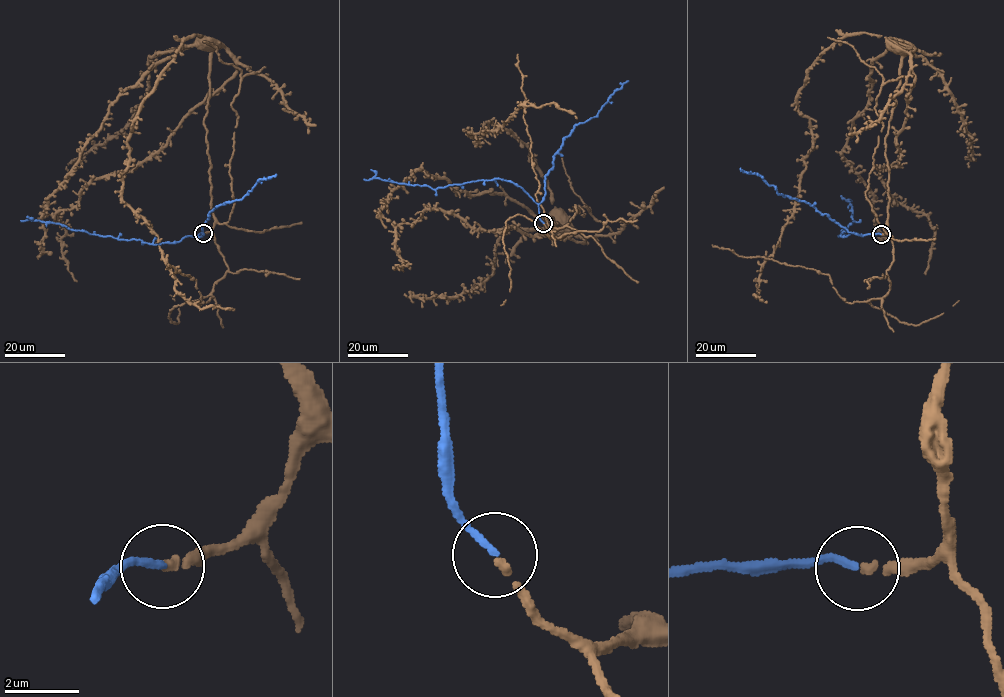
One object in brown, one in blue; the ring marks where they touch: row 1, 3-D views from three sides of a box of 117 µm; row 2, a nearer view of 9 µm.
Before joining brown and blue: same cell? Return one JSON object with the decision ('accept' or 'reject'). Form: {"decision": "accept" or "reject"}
{"decision": "accept"}

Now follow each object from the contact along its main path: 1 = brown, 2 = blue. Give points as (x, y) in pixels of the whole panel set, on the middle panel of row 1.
1: (543, 223), (583, 242), (477, 230), (426, 209), (396, 227), (397, 268), (411, 264)
2: (543, 223), (538, 205), (527, 192), (513, 182), (500, 179), (431, 189), (378, 178), (363, 179)

